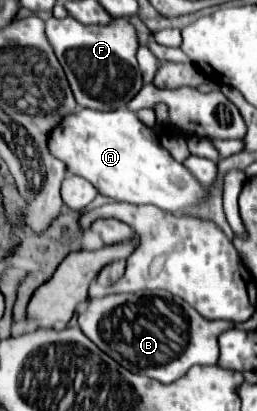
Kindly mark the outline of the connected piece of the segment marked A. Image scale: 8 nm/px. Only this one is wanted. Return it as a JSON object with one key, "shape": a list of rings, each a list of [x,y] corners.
{"shape":[[[81,108],[65,116],[47,138],[55,158],[65,162],[67,172],[89,180],[99,194],[129,204],[153,204],[171,214],[183,214],[205,198],[205,188],[195,176],[159,144],[157,134],[139,122],[127,108],[115,112],[91,112]]]}

